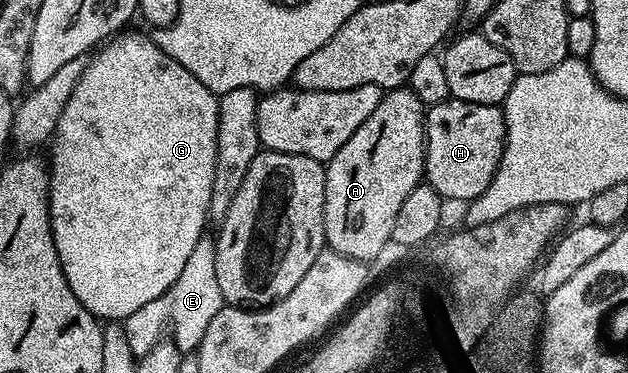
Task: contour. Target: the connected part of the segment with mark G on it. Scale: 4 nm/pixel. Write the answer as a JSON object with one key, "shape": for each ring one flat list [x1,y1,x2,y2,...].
{"shape":[[128,31,120,32,114,39,108,40,106,44,88,60,81,79,77,79,77,87,73,87,73,95,69,95,69,103,65,103,65,111,61,111,61,119,55,128,55,135,49,142,49,150,51,149,49,172,51,178,49,179,49,199,47,202,49,203,49,215,51,216,53,243,57,247,59,262,65,271,65,279,69,283,73,295,77,295,77,299,81,299,81,303,96,319,102,319,107,323,122,322,125,317,132,315,133,311,140,310,141,307,144,307,145,303,150,303,153,299,157,299,158,296,161,296,170,288,174,281,178,279,178,276,181,275,182,267,188,262,189,255,192,254,193,247,197,244,197,239,201,237,209,225,209,218,207,216,207,212,209,211,209,191,213,191,213,175,215,174,215,160,217,159,219,97,211,93,209,87,205,87,205,83,201,83,201,79,193,79,193,75,189,75,189,71,185,71,185,67,181,67,181,63,177,63,177,59,169,59,169,55,165,55,165,51,161,51,161,47,157,47,157,43,148,36,148,34,146,37,143,33,127,32]]}

